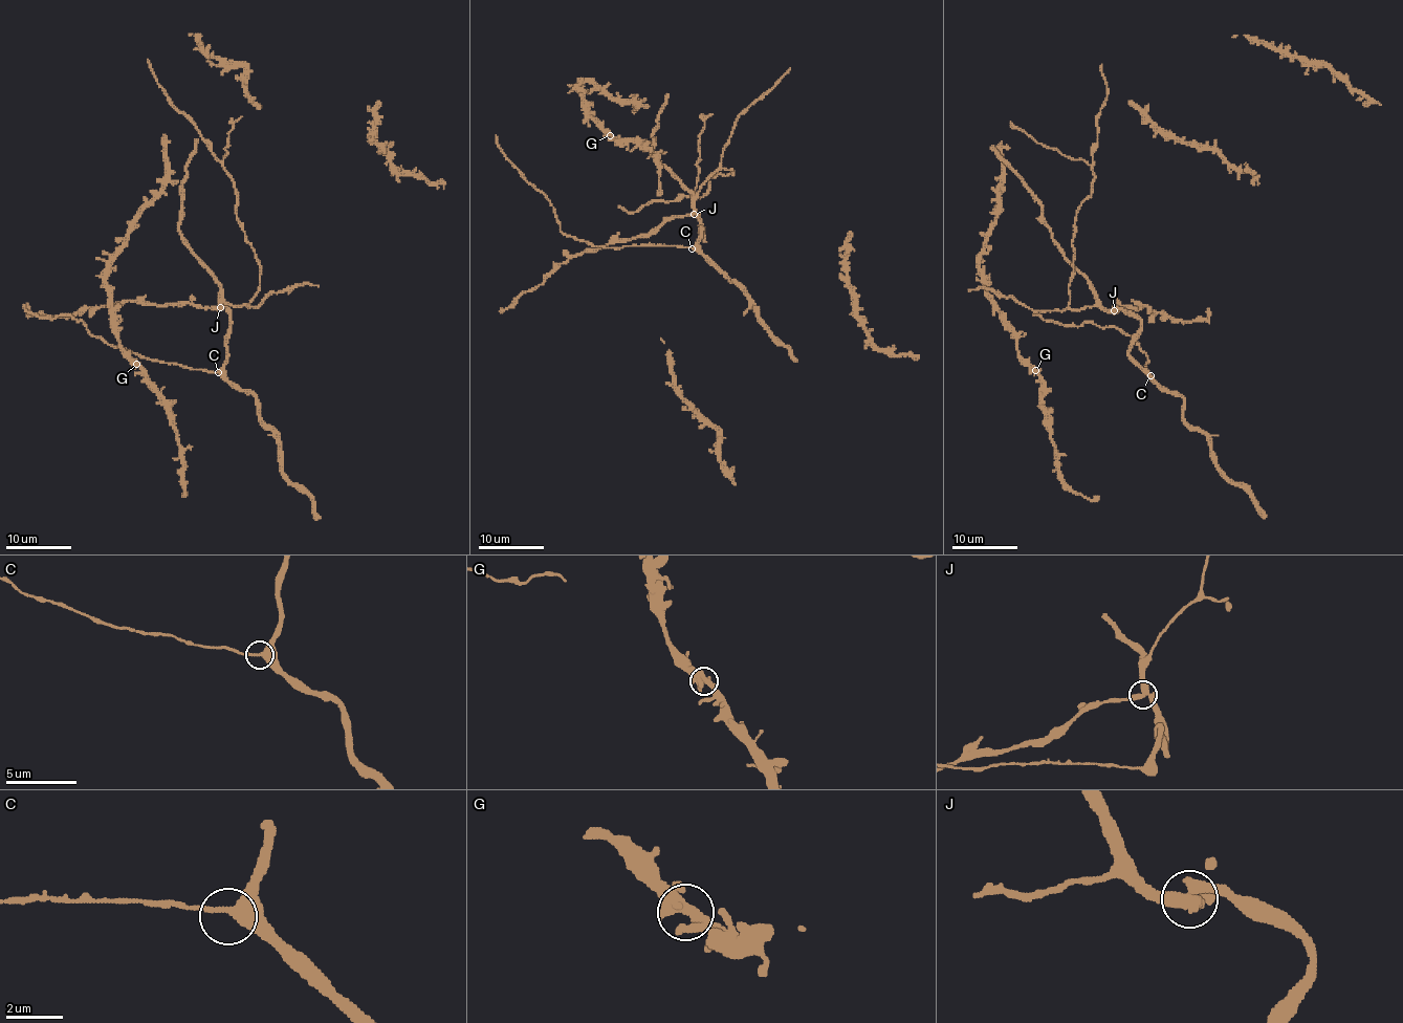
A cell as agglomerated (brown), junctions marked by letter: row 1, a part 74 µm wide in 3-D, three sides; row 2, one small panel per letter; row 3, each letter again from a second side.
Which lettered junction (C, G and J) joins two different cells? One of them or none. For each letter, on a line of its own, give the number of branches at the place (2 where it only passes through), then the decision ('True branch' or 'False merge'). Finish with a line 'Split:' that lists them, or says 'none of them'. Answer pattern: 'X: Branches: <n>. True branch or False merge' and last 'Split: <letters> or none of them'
C: Branches: 3. True branch
G: Branches: 3. True branch
J: Branches: 3. False merge
Split: J

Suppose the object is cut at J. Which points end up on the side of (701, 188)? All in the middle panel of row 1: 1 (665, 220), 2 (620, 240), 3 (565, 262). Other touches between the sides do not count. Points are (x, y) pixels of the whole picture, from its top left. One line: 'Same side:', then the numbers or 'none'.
Same side: none

